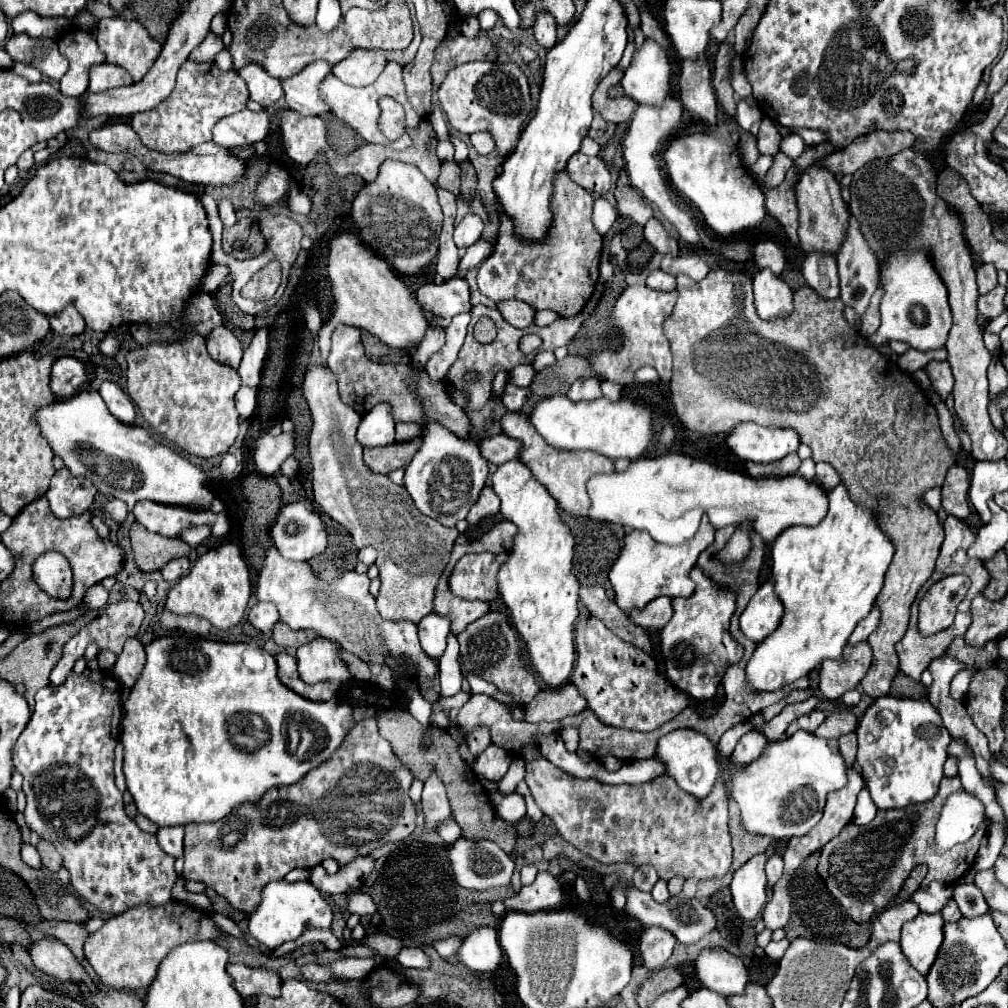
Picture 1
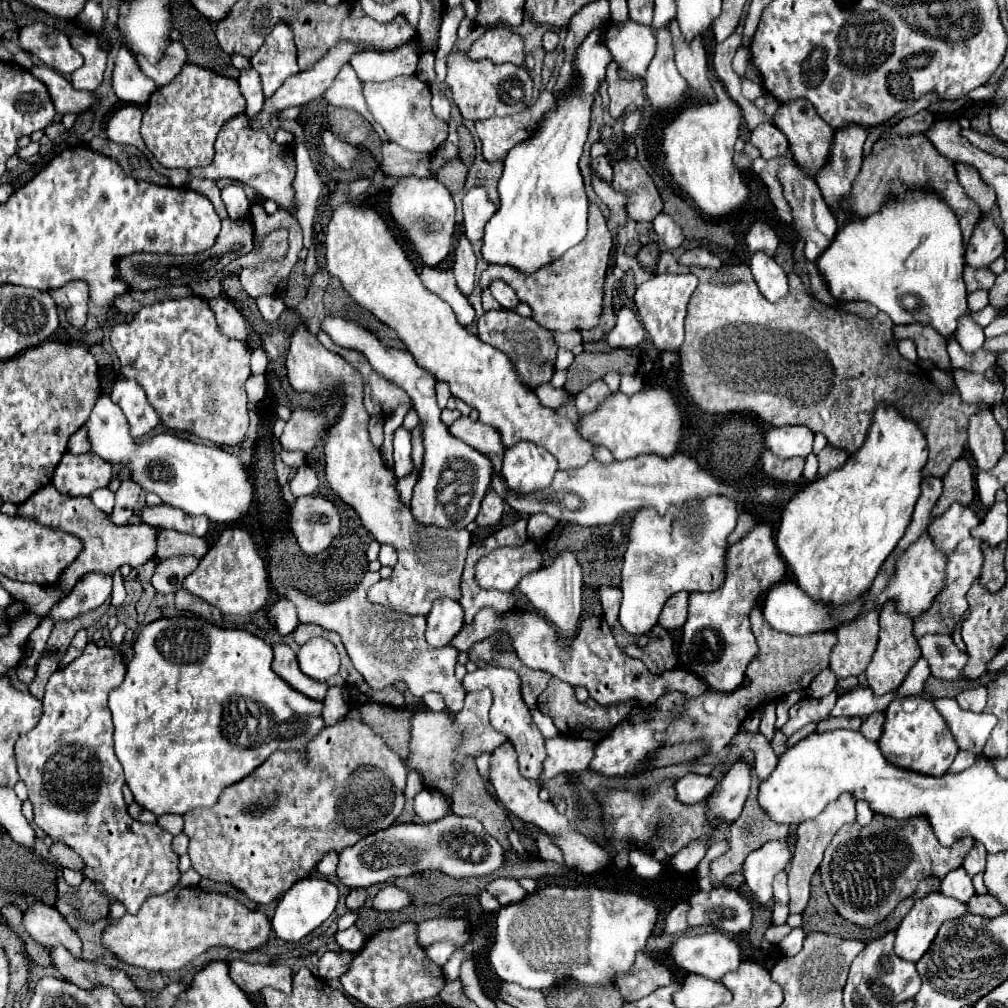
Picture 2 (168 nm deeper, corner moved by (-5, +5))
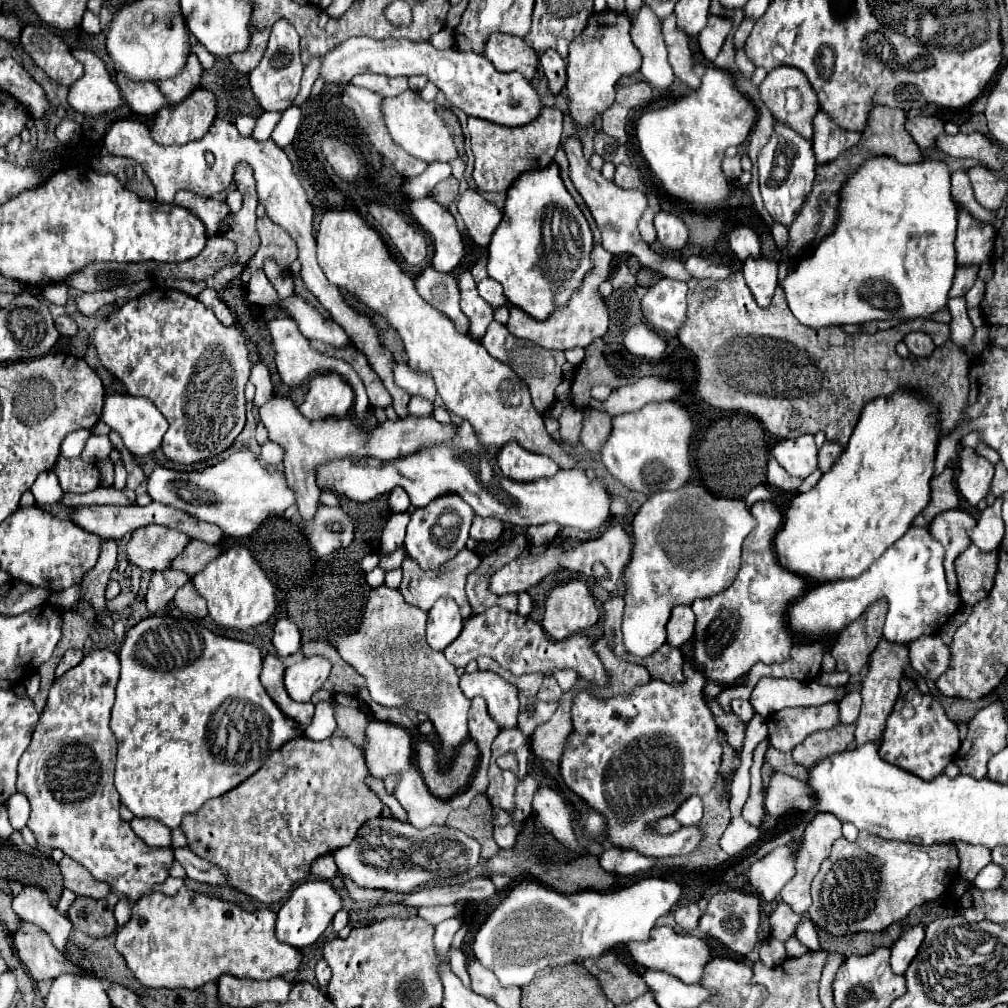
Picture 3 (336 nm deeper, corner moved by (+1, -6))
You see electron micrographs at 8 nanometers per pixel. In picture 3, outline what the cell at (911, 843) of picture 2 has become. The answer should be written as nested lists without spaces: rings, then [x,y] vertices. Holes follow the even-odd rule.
[[[862,831],[854,843],[844,837],[832,845],[830,857],[822,863],[812,881],[812,907],[810,919],[832,935],[848,935],[860,931],[884,931],[890,923],[904,919],[910,909],[940,897],[950,889],[958,873],[958,849],[951,845],[916,845],[906,841],[884,841]]]

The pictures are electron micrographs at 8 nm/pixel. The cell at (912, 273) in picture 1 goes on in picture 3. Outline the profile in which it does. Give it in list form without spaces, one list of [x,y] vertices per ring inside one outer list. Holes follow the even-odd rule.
[[[874,157],[868,159],[842,187],[842,199],[840,199],[840,211],[842,217],[826,239],[820,241],[816,251],[802,259],[792,275],[788,275],[784,281],[778,285],[786,291],[786,299],[790,305],[790,311],[794,317],[808,325],[808,327],[830,327],[830,325],[852,325],[852,323],[866,323],[866,321],[888,321],[888,319],[930,319],[934,313],[946,309],[948,299],[950,299],[950,289],[952,289],[952,279],[956,271],[956,255],[954,255],[954,237],[956,237],[956,219],[958,219],[958,209],[950,197],[950,171],[942,161],[930,161],[926,159],[924,163],[910,163],[902,165],[896,163],[892,157]]]

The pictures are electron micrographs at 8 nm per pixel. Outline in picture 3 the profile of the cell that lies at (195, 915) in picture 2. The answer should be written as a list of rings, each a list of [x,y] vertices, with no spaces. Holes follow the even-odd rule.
[[[188,887],[176,895],[152,893],[134,905],[130,921],[118,929],[116,951],[146,987],[196,989],[222,973],[250,979],[274,979],[300,965],[300,951],[274,937],[276,913],[262,909],[248,913],[236,903],[210,899]]]

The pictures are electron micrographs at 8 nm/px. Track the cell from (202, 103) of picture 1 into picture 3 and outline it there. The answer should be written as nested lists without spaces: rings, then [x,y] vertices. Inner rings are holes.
[[[196,87],[182,103],[156,113],[150,135],[158,145],[186,145],[202,139],[216,119],[216,95]]]

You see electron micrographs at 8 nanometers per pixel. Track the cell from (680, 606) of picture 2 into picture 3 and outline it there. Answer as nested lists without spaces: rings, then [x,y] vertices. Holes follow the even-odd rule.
[[[678,605],[674,607],[674,611],[670,613],[668,625],[666,625],[666,633],[668,633],[668,643],[672,647],[680,647],[684,641],[688,641],[694,633],[694,613],[688,605]]]

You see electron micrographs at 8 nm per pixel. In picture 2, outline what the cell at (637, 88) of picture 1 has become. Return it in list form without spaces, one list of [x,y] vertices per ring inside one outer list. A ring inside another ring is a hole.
[[[610,20],[606,26],[606,48],[612,54],[612,60],[626,72],[636,78],[642,78],[654,52],[656,38],[650,26],[626,20],[614,22]]]

